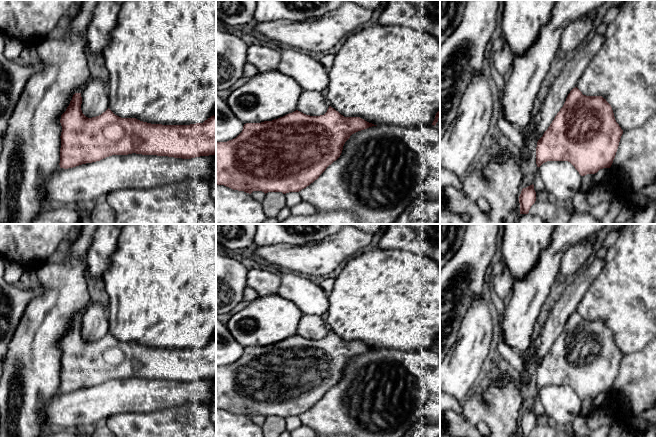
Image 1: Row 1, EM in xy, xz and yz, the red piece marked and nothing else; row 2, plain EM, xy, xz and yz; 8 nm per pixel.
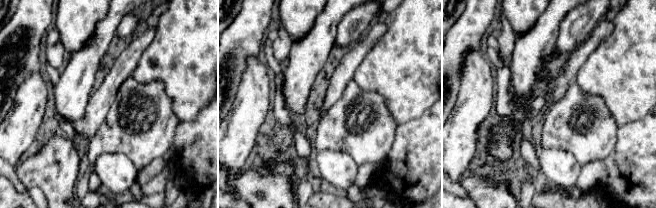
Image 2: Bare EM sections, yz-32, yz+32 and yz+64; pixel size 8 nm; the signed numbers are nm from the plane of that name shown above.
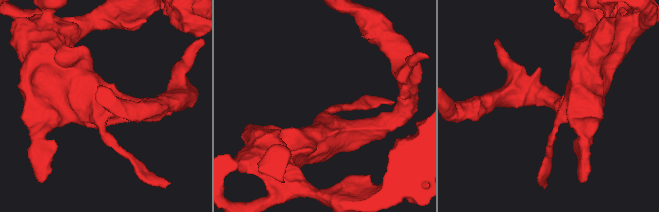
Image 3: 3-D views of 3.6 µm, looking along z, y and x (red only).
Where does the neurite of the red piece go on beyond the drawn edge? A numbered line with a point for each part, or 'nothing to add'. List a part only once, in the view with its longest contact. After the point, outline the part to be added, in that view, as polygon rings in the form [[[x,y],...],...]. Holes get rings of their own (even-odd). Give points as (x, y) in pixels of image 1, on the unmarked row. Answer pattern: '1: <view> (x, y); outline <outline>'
1: yz (568, 302); outline [[[595,258],[591,265],[574,276],[574,280],[563,291],[552,308],[548,320],[542,326],[539,336],[534,340],[537,351],[532,356],[522,358],[524,365],[531,362],[539,364],[548,353],[557,337],[563,331],[570,315],[577,307],[589,286],[594,282],[605,265],[604,258]]]

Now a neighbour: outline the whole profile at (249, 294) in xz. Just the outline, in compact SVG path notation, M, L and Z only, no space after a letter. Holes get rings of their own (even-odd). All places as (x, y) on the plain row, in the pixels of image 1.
M246 287L243 292L242 300L245 302L252 302L259 297L258 293L249 287Z

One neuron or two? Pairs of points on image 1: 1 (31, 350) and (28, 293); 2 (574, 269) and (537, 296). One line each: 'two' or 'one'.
1: two
2: two

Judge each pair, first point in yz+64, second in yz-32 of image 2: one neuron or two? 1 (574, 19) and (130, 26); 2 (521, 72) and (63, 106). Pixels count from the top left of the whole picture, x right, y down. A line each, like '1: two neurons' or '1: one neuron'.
1: one neuron
2: one neuron

